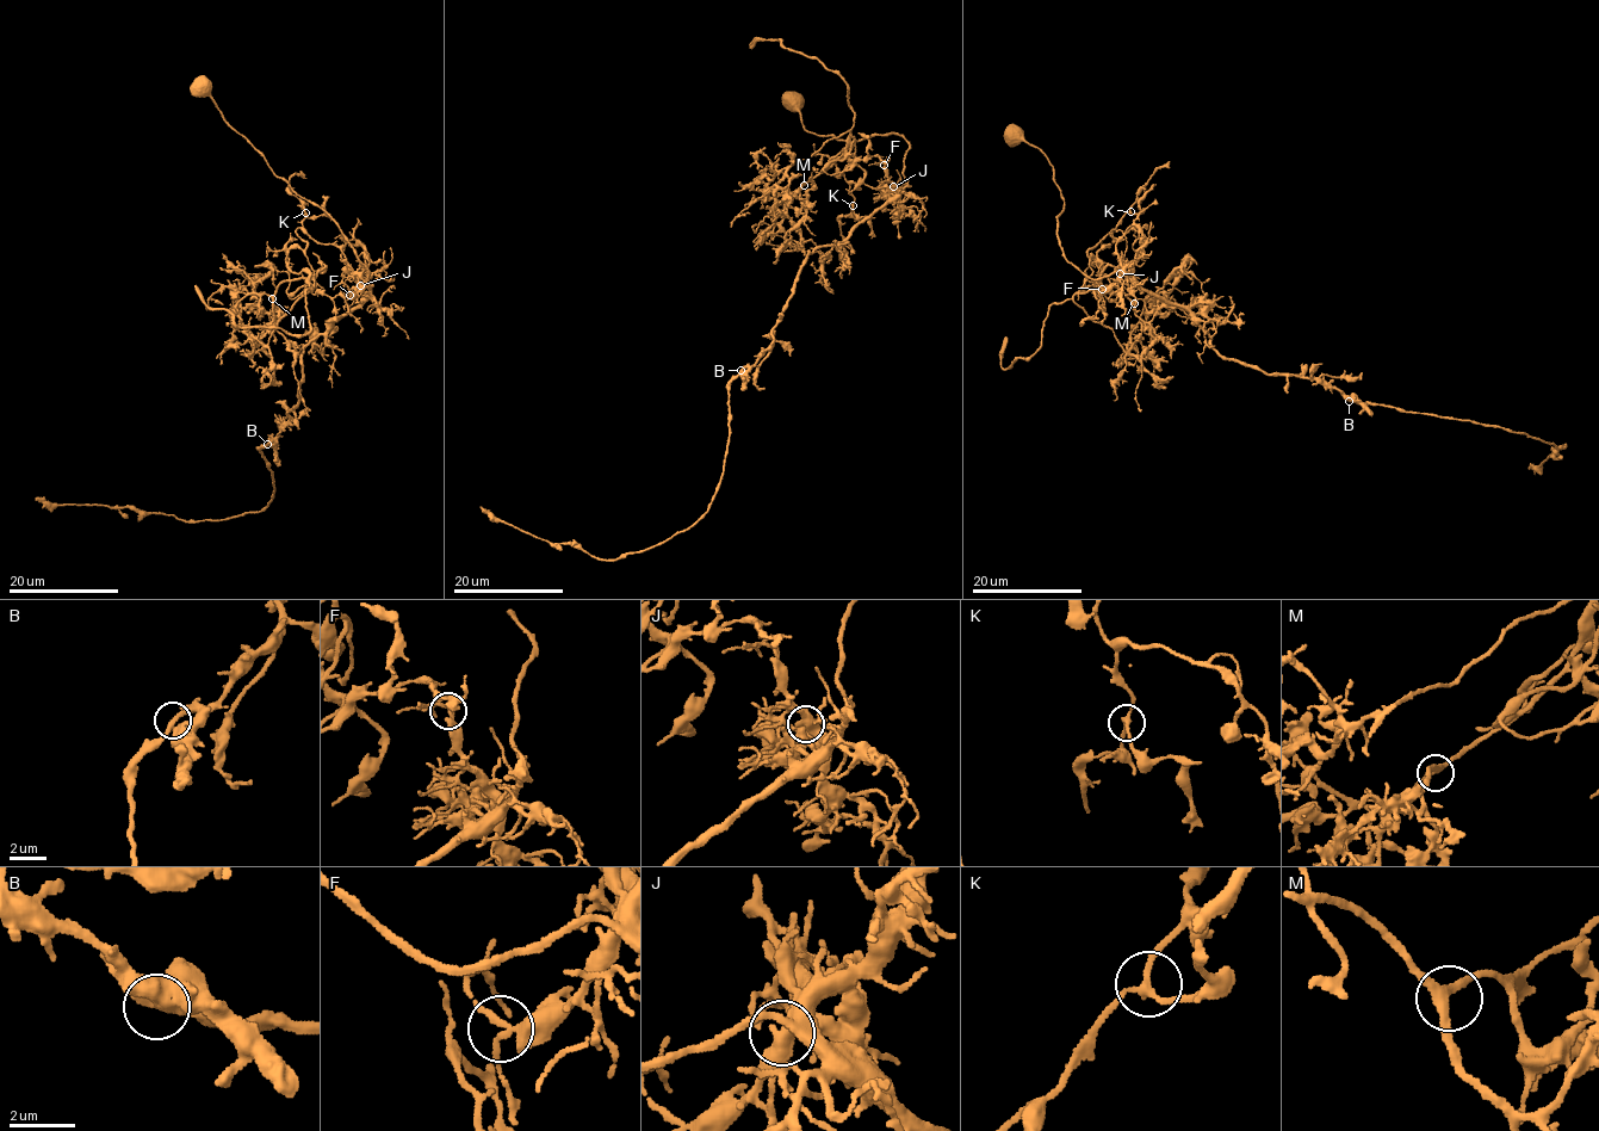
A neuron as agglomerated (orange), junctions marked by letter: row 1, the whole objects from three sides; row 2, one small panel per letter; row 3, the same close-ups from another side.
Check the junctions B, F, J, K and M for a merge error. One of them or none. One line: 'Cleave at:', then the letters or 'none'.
Cleave at: J

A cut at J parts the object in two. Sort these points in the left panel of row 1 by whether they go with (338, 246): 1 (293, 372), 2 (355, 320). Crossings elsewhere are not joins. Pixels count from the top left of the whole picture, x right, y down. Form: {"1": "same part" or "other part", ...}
{"1": "same part", "2": "same part"}

